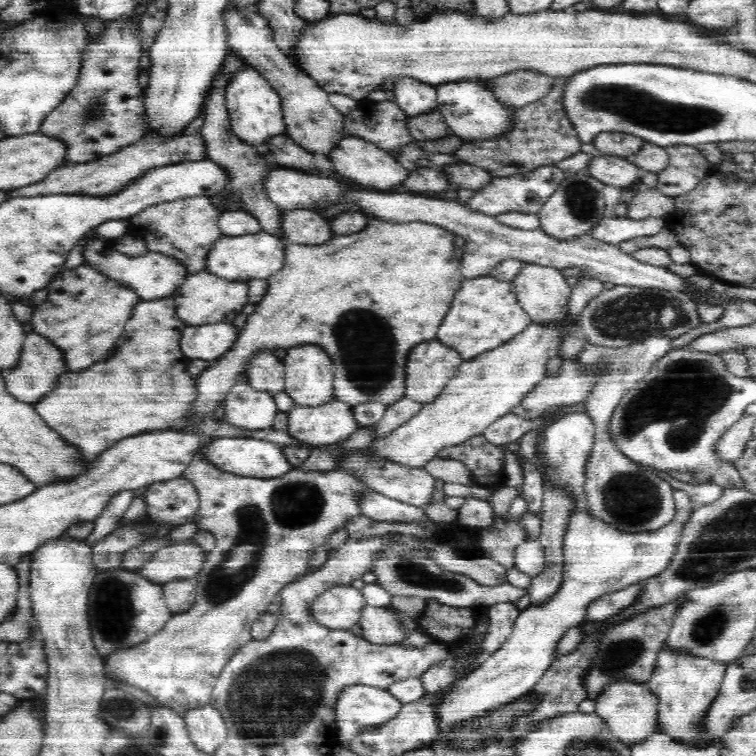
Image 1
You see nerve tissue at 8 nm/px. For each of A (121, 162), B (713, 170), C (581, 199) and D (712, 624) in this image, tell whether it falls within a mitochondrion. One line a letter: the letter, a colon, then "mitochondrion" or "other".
A: other
B: other
C: mitochondrion
D: mitochondrion

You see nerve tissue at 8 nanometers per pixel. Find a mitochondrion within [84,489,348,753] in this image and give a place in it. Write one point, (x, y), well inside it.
(273, 697)

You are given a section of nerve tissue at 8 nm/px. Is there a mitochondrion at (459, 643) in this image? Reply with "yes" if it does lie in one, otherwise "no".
no

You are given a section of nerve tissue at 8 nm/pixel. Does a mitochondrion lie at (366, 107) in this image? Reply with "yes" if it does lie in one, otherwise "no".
no

